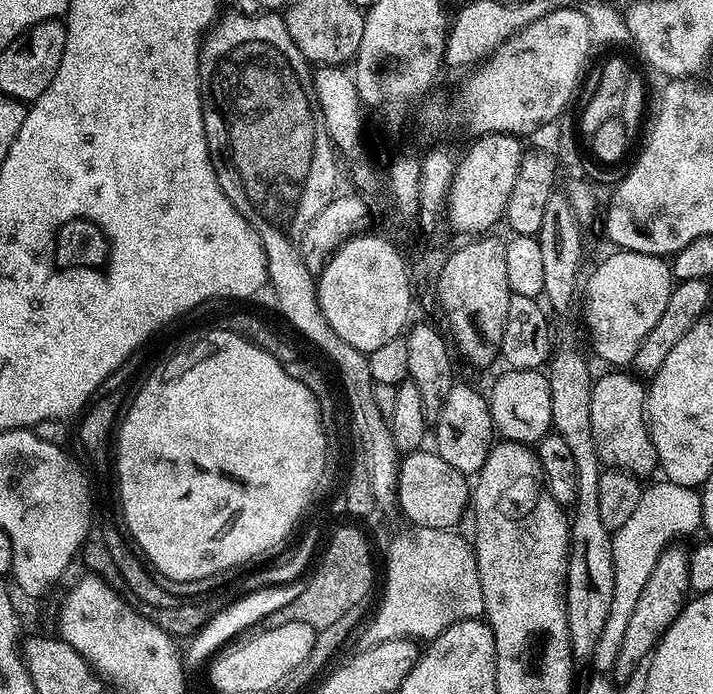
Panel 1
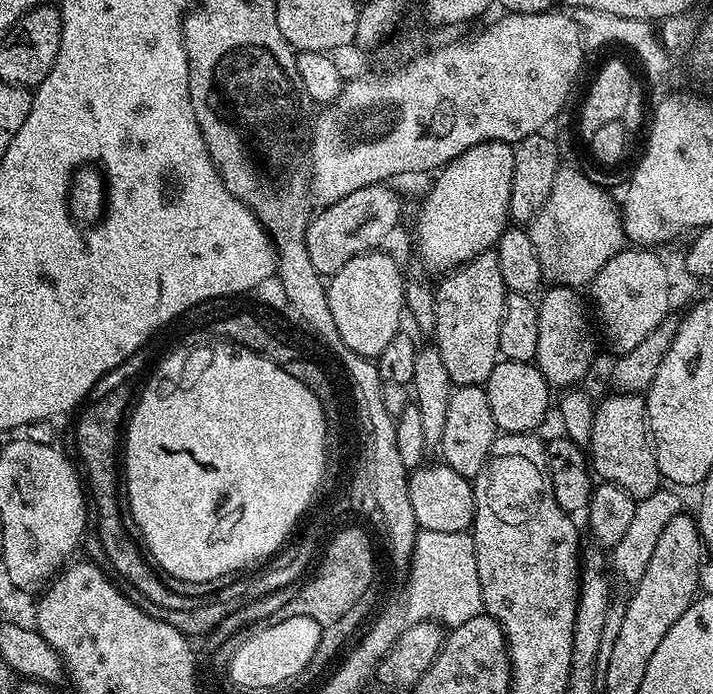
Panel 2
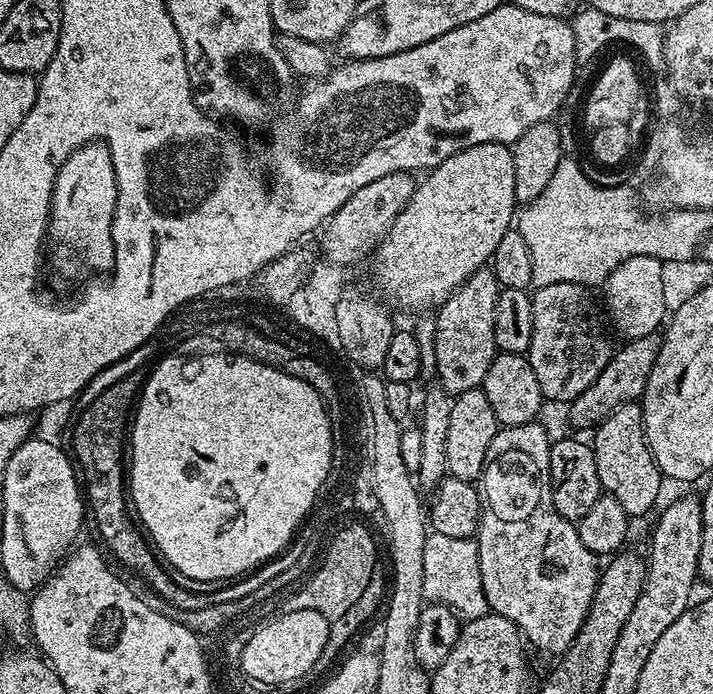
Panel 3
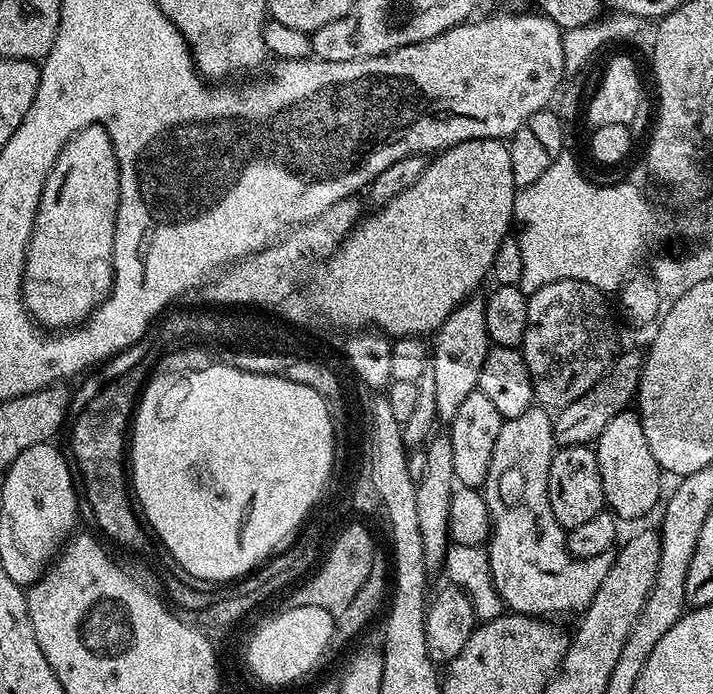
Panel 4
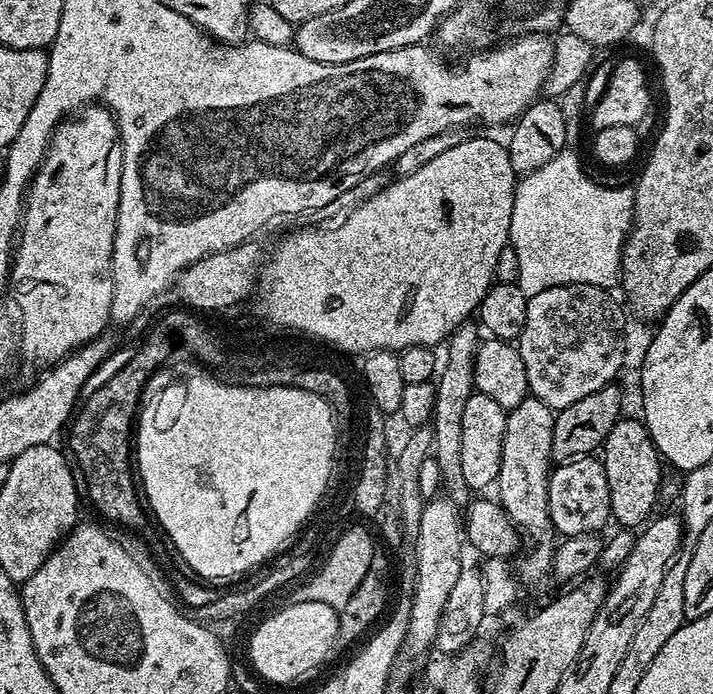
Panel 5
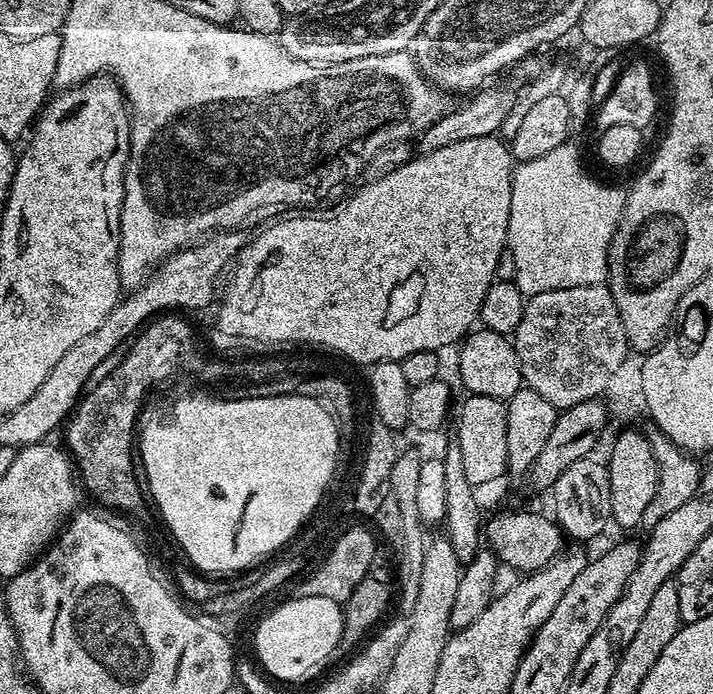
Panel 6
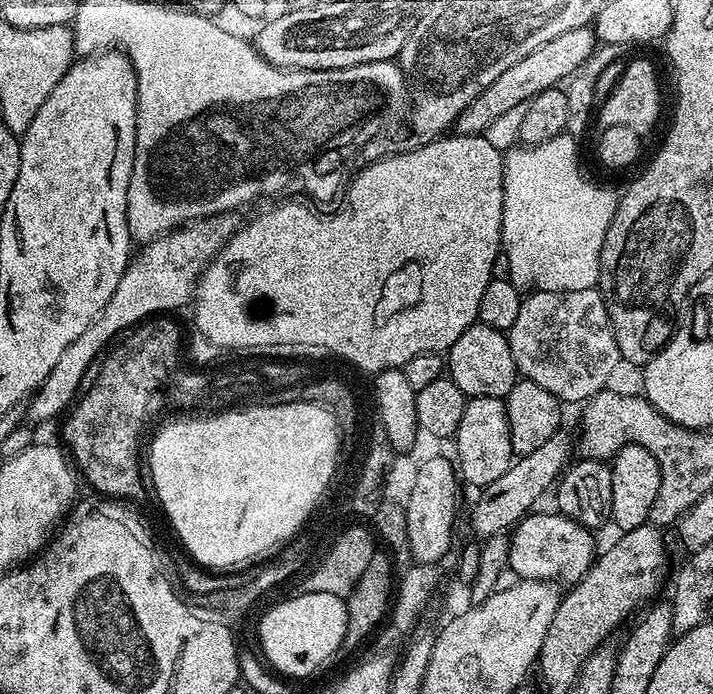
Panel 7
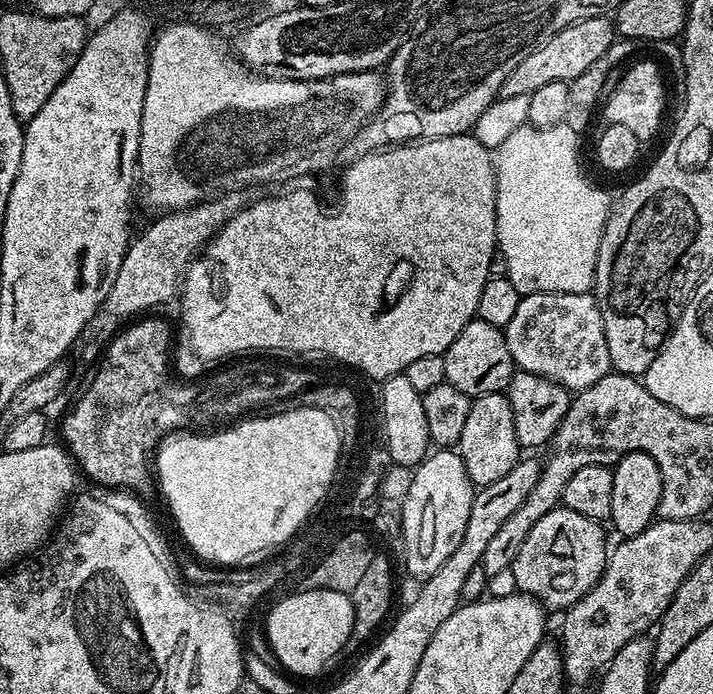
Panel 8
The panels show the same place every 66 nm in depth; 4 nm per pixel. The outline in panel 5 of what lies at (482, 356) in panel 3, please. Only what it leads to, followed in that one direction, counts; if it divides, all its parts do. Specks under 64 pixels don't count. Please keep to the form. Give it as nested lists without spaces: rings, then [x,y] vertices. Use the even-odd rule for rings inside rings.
[[[466,322],[454,334],[448,337],[446,349],[448,348],[448,365],[441,367],[438,372],[438,379],[435,381],[436,386],[436,411],[434,413],[434,458],[440,467],[440,479],[442,488],[445,493],[450,494],[450,499],[457,506],[464,506],[469,503],[470,490],[466,486],[466,477],[462,475],[462,410],[466,410],[466,402],[474,391],[472,382],[472,357],[475,353],[478,343],[478,328],[475,323]]]

